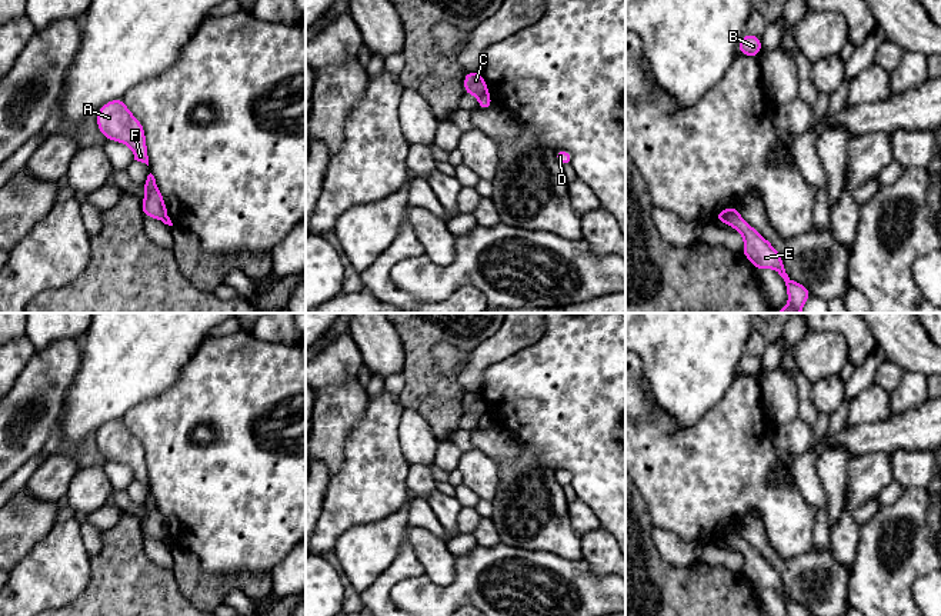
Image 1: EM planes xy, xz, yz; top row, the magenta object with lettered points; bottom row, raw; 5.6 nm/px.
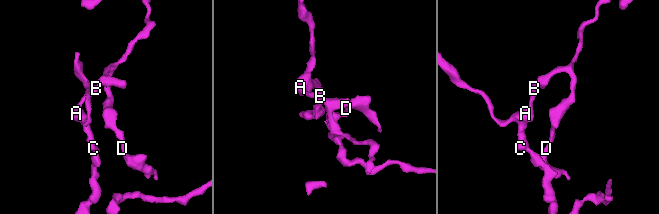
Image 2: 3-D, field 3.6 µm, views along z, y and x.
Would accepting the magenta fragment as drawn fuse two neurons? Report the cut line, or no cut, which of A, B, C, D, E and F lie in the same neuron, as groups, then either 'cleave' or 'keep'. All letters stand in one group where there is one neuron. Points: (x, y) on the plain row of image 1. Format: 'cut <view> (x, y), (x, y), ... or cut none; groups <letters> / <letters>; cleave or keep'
cut yz (736, 530), (724, 540); groups A B C D F / E; cleave

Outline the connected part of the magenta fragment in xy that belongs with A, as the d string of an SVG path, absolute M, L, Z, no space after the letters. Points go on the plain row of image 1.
M123 419L107 422L96 436L97 447L107 460L127 465L134 473L134 480L149 486L144 447L127 429Z

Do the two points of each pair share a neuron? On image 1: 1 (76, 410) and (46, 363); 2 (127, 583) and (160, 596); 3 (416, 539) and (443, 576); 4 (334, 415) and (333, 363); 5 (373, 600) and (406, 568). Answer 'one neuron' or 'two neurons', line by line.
1: two neurons
2: one neuron
3: one neuron
4: one neuron
5: one neuron

